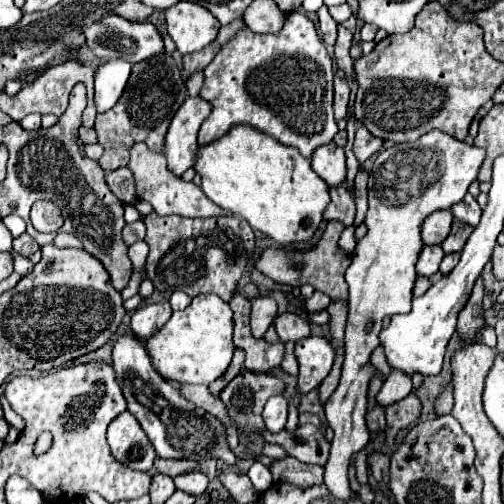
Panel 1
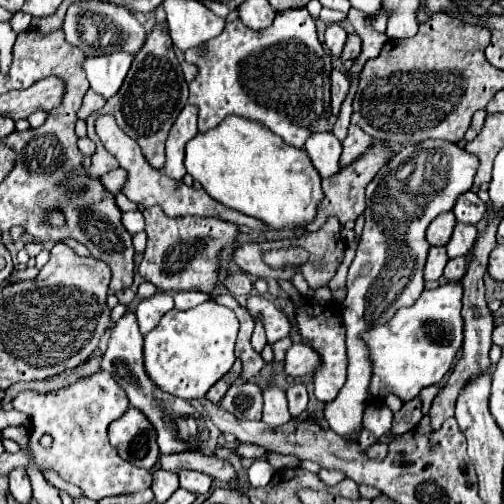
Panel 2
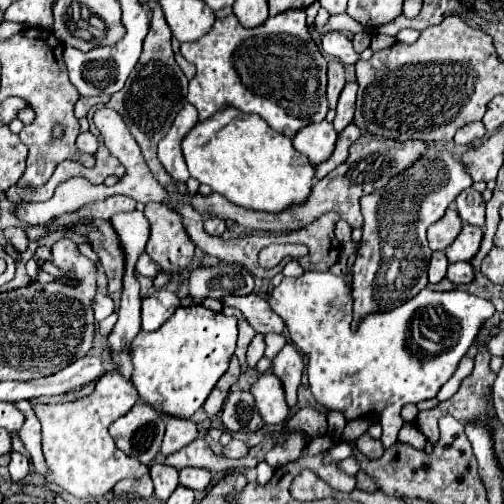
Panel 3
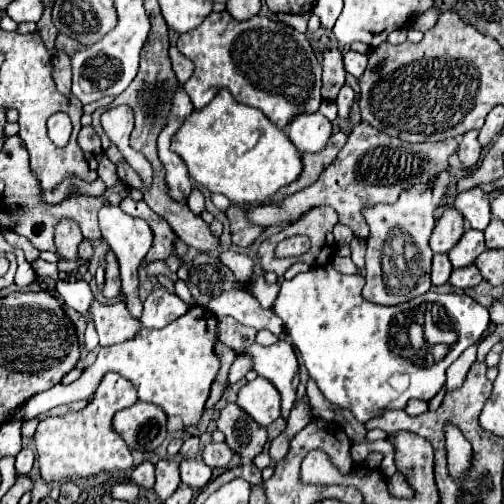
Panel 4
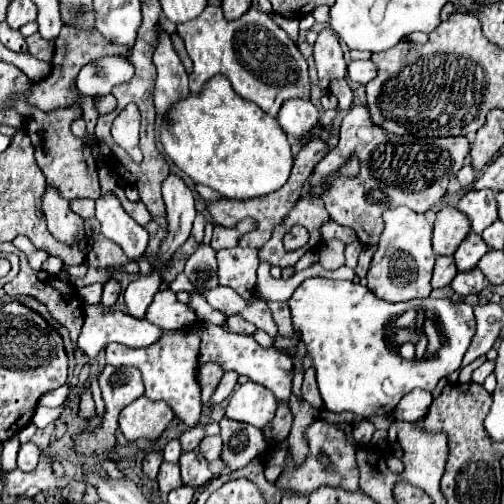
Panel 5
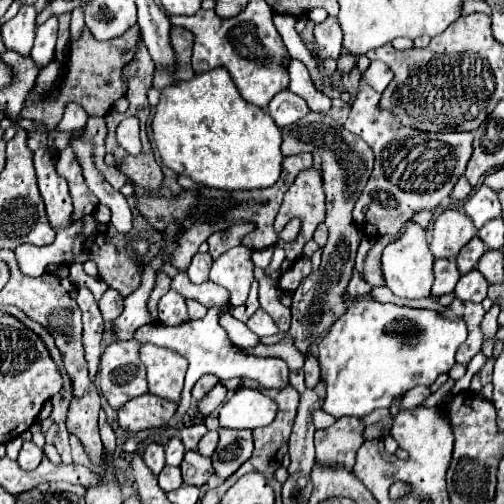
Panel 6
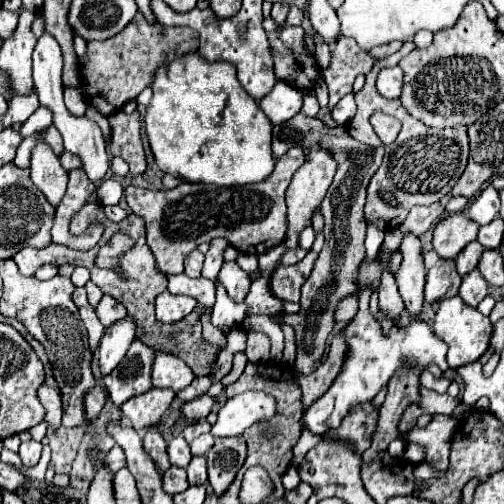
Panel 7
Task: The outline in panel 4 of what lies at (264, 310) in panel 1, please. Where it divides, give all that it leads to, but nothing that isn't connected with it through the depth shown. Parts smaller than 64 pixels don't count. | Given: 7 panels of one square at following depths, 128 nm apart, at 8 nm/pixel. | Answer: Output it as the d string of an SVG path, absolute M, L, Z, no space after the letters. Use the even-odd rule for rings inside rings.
M242 354L242 356L238 356L236 358L236 362L232 364L232 368L230 368L230 376L228 376L228 384L234 384L234 382L238 382L238 380L242 380L250 370L252 370L252 366L254 366L254 360L252 360L252 356L246 356L246 354Z

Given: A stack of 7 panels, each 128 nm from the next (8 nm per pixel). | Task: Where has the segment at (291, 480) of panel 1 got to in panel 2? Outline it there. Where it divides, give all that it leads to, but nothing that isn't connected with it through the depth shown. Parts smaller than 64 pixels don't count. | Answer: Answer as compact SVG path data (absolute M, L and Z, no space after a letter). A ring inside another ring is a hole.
M320 470L320 472L318 472L318 478L320 478L326 486L334 486L334 484L338 484L340 480L344 480L346 476L344 476L342 472L336 472L336 470Z

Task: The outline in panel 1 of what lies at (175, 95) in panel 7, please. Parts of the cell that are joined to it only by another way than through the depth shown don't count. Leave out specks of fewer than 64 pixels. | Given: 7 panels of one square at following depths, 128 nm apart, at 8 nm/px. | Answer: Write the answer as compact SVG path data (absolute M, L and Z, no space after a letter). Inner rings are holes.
M236 126L236 128L232 128L232 132L224 134L220 140L216 140L208 146L200 146L194 170L202 176L202 190L212 202L216 202L226 212L240 216L254 230L264 232L280 246L288 246L288 244L296 244L296 242L308 242L314 236L314 232L318 230L318 226L322 222L324 210L330 204L328 186L336 188L346 182L346 154L344 154L344 148L338 148L334 142L326 144L324 148L318 148L312 156L312 164L314 164L314 172L312 172L310 160L304 160L304 156L300 156L300 152L296 148L282 146L278 140L272 140L272 138L264 136L262 132L256 132L254 128Z

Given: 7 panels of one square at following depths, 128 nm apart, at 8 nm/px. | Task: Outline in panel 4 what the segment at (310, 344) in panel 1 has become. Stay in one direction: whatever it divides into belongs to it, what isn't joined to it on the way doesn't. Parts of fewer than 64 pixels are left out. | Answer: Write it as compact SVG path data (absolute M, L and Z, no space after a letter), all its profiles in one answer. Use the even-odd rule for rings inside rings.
M280 340L268 348L260 344L252 344L246 354L254 356L254 370L258 376L268 378L282 396L282 416L294 406L296 388L298 388L298 360L294 354L294 346L286 340Z

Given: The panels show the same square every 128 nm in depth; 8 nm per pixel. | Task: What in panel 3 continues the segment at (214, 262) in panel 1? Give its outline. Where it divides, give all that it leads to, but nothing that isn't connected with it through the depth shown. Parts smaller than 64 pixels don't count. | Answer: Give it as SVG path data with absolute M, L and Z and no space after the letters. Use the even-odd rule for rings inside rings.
M154 202L144 208L144 216L150 220L150 240L146 246L150 258L161 266L163 273L174 276L184 272L194 258L194 242L182 224L182 216ZM208 216L206 222L204 222L204 230L210 234L210 236L222 236L222 232L226 230L226 222L216 218L216 216Z

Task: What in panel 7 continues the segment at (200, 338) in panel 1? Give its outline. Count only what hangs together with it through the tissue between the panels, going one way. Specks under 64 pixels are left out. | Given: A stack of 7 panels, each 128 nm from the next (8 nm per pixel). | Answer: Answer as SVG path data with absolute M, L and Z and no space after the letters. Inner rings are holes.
M156 352L154 364L152 364L152 386L154 388L170 388L174 392L180 392L194 380L194 372L190 366L180 360L178 356Z

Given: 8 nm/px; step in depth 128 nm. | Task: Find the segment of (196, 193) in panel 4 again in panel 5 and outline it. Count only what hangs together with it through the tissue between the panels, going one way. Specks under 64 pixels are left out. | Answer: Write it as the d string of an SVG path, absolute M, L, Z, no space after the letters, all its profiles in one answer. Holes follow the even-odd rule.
M197 212L194 223L193 223L191 235L195 238L198 245L203 243L204 228L205 228L206 223L207 222L204 215Z

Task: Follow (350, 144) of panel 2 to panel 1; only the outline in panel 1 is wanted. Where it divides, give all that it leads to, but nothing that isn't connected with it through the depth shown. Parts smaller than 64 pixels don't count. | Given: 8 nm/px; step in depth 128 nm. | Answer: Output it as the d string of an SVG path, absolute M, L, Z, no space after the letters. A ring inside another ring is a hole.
M358 126L356 140L354 140L354 154L360 164L364 164L370 156L374 156L382 146L384 146L382 138L376 138L364 126Z

